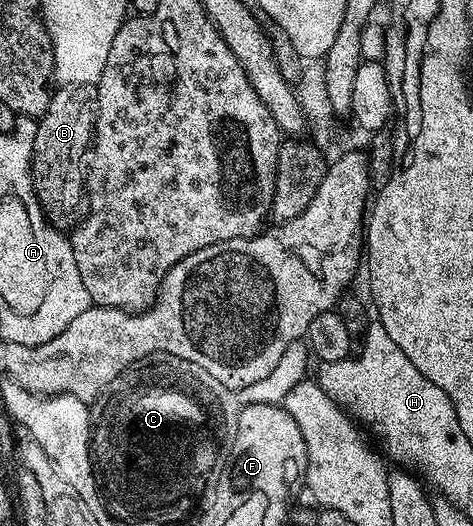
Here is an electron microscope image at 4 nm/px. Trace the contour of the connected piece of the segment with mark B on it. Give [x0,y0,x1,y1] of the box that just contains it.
[31,83,97,233]

